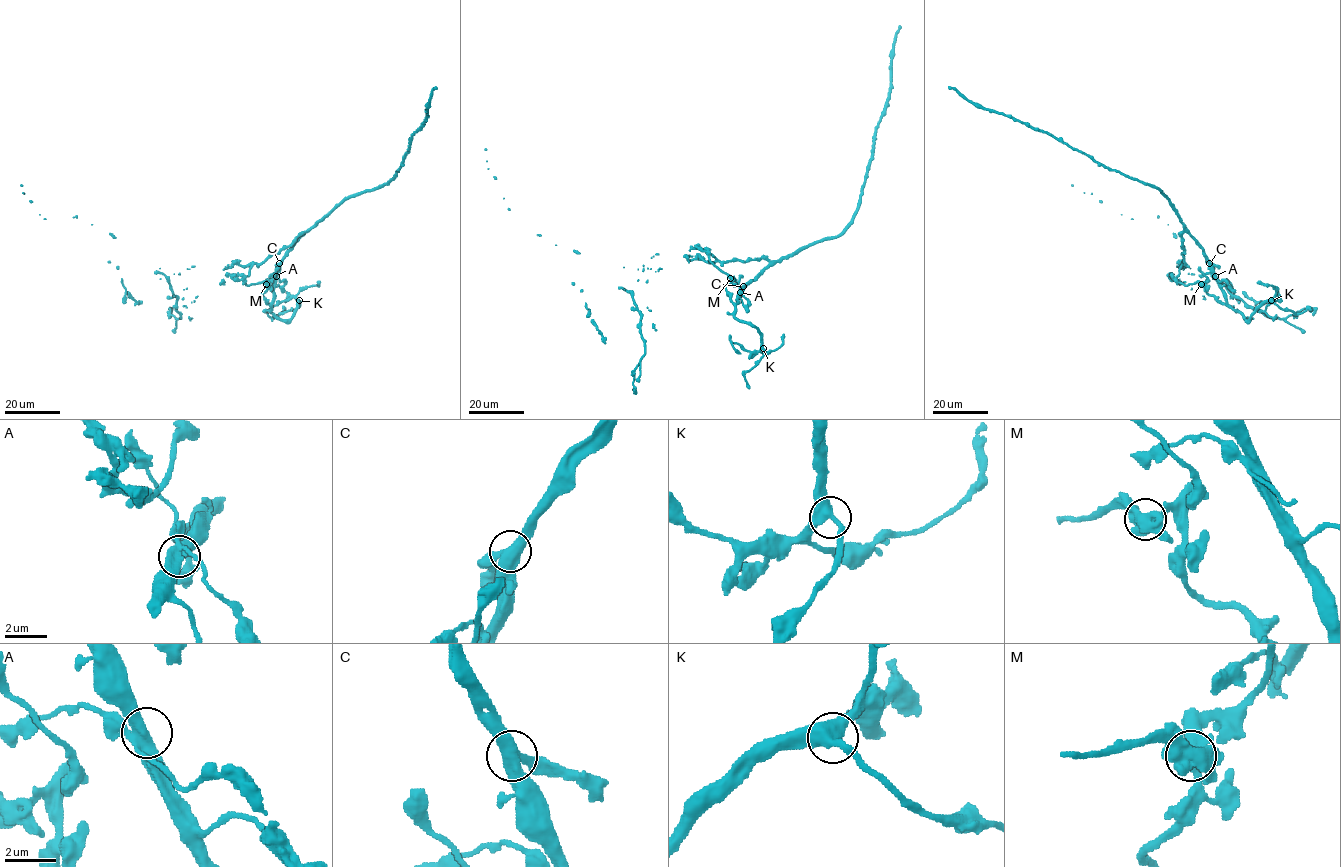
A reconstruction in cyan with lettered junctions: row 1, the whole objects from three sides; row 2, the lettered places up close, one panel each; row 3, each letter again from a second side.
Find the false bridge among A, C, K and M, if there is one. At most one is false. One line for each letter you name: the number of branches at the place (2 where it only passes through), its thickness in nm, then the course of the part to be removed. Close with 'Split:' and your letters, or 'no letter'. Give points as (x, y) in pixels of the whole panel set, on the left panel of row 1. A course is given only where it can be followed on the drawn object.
M: branches 4; calibre 480 nm; course (266, 284), (247, 285), (239, 275), (192, 266), (167, 277), (118, 269), (92, 225), (39, 214), (21, 185)
Split: M

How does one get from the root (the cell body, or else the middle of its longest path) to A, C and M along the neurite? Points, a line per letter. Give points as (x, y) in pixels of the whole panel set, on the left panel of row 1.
A: (268, 258), (305, 231), (288, 250), (276, 276)
C: (268, 258), (305, 231), (279, 263)
M: (268, 258), (254, 263), (244, 279), (248, 285), (266, 284)

